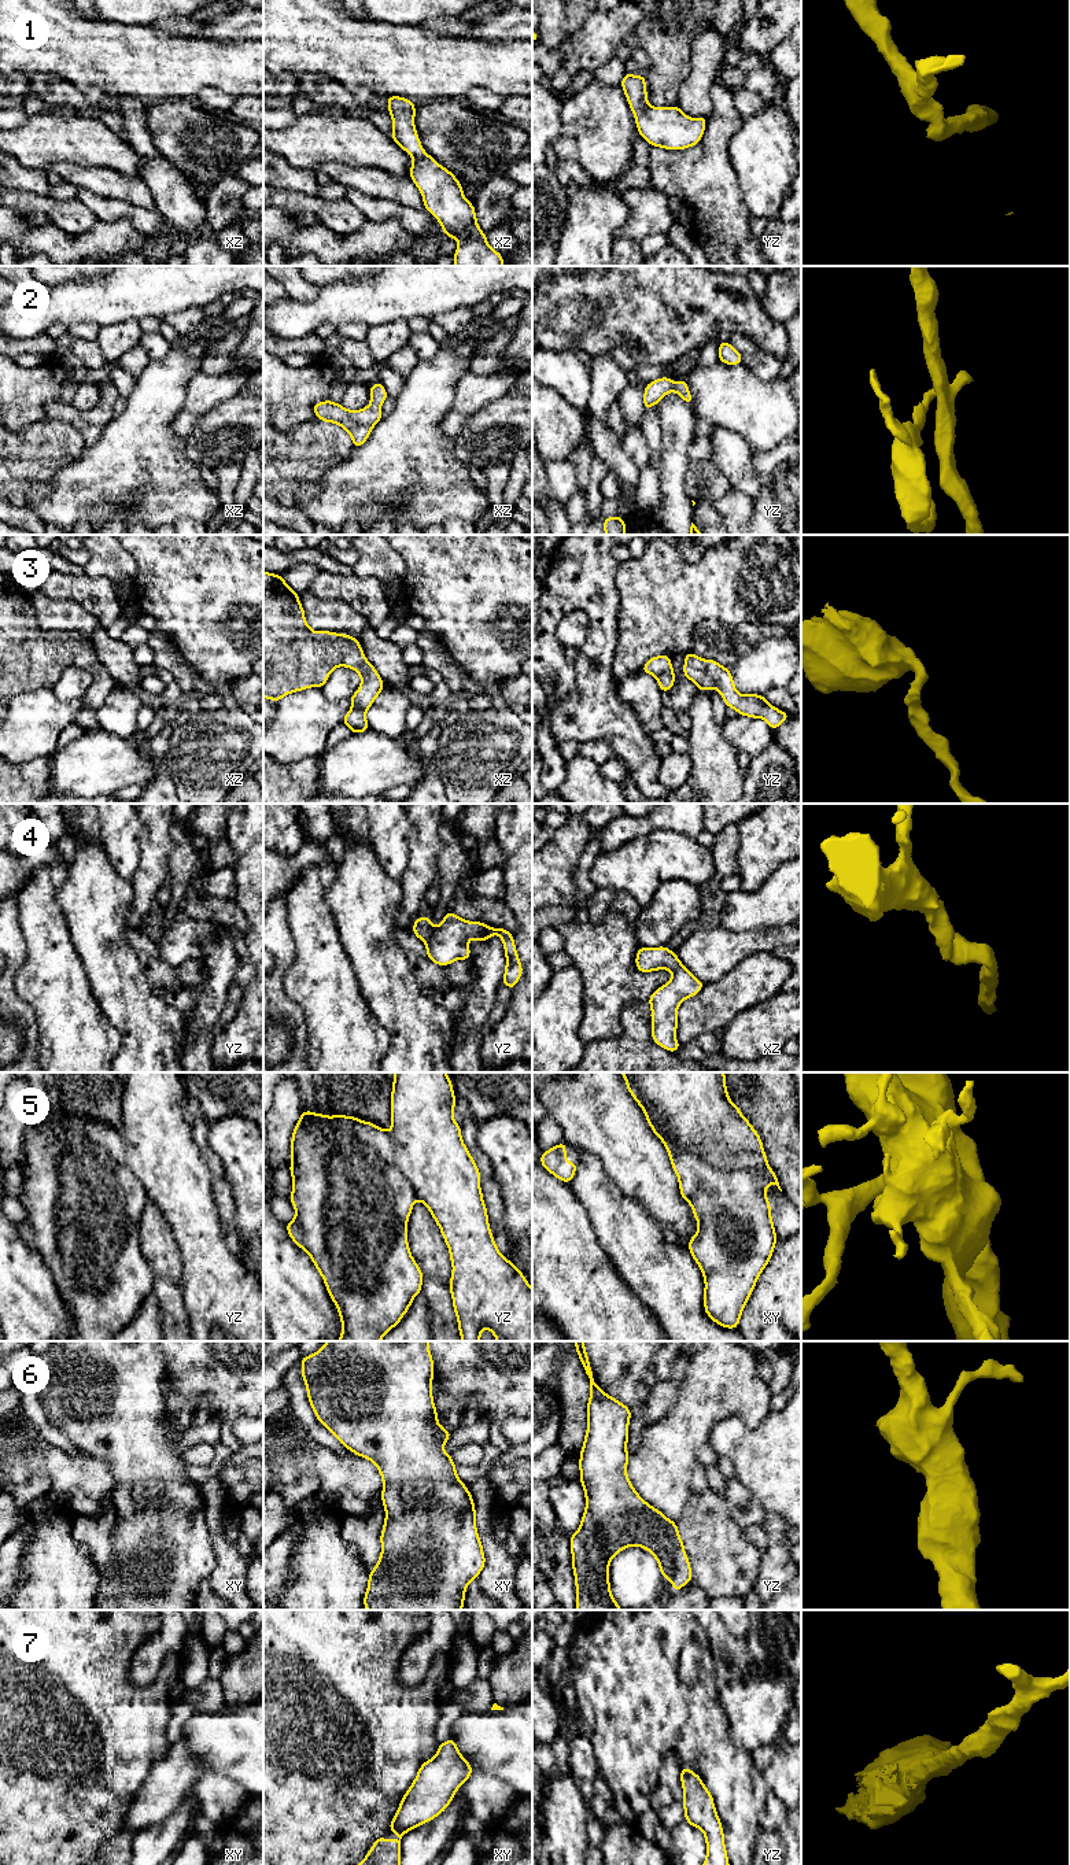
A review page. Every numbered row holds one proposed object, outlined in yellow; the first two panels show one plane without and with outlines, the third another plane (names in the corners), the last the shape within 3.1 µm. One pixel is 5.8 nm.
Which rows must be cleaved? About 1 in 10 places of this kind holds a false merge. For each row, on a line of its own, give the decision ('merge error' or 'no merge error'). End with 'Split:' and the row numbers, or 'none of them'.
1: no merge error
2: no merge error
3: no merge error
4: no merge error
5: no merge error
6: no merge error
7: no merge error
Split: none of them

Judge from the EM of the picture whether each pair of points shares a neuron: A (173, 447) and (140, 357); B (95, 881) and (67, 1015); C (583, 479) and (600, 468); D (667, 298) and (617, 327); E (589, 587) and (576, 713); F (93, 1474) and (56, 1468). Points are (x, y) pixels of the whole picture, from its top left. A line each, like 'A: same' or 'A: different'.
A: different
B: different
C: different
D: same
E: same
F: same

